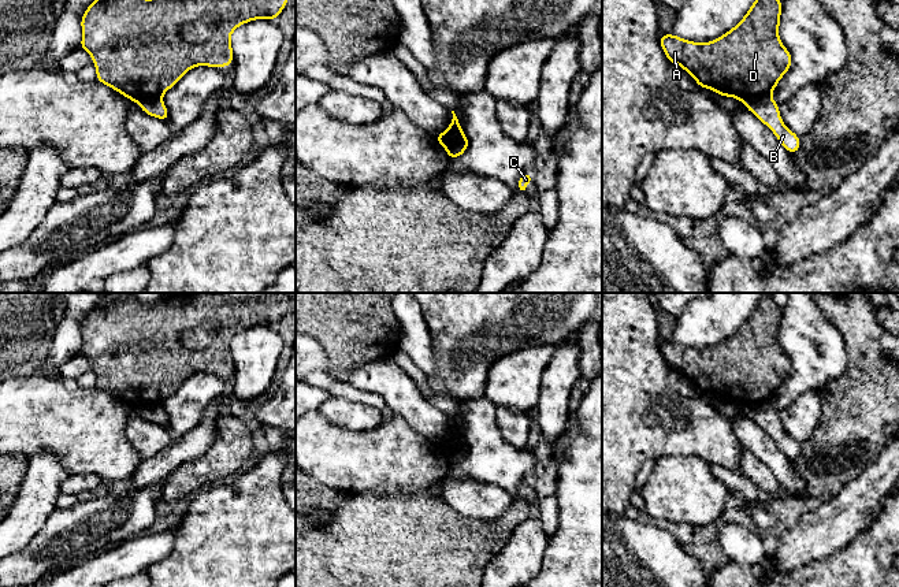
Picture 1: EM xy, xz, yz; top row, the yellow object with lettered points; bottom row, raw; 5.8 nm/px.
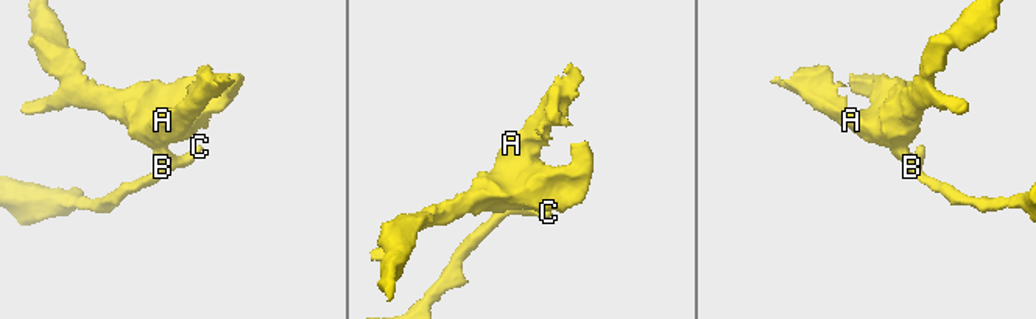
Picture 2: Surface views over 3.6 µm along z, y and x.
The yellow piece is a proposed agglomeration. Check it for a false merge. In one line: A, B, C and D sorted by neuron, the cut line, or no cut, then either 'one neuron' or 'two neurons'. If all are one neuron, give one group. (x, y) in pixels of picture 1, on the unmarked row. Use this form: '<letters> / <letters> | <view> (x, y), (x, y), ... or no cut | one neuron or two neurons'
A D / B C | xz (461, 437), (454, 438), (446, 459) | two neurons

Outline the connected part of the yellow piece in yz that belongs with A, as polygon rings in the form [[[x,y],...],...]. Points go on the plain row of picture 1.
[[[764,293],[743,326],[720,345],[698,350],[661,341],[669,369],[679,371],[699,391],[738,406],[770,402],[792,371],[779,345],[783,308]]]

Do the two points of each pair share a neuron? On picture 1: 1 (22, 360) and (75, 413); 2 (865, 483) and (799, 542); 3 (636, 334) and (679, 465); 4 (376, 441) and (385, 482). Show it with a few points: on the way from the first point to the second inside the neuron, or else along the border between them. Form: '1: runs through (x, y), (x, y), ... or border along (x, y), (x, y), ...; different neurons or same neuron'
1: border along (43, 374), (14, 376); different neurons
2: runs through (850, 500), (816, 534); same neuron
3: border along (656, 459), (665, 456), (698, 456), (708, 463); different neurons
4: runs through (376, 450), (376, 454), (385, 463), (385, 472); same neuron

